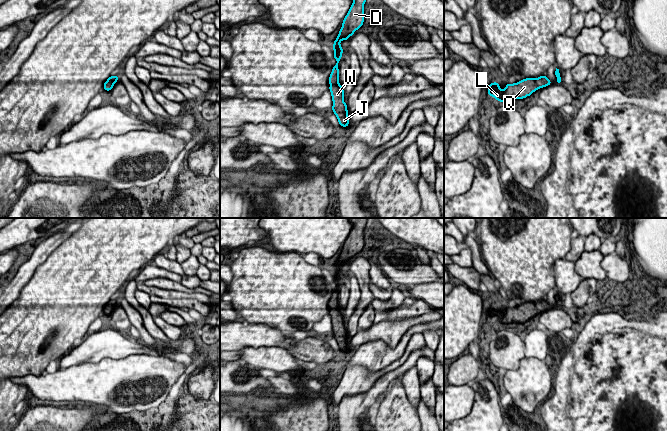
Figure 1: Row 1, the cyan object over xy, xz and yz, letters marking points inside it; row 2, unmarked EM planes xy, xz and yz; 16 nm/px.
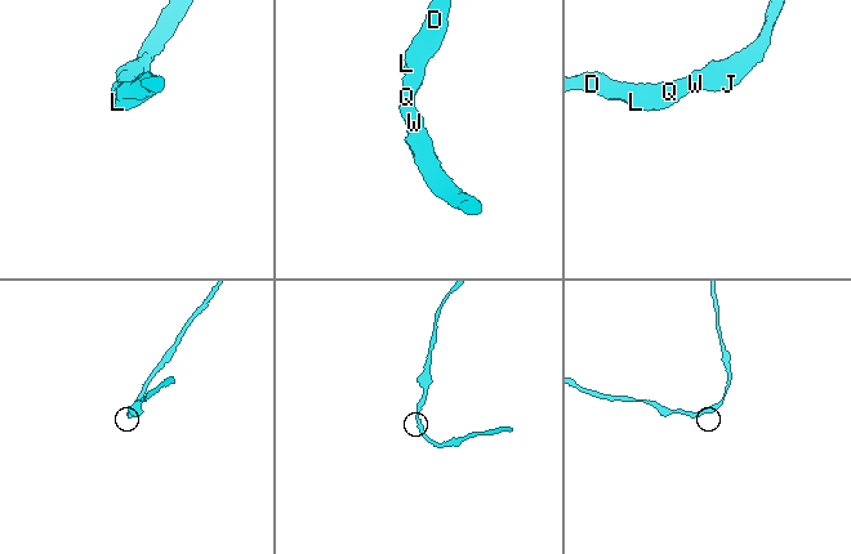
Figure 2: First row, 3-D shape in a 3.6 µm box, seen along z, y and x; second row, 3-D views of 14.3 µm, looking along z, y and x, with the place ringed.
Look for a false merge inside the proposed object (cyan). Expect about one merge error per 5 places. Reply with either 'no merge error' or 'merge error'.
no merge error

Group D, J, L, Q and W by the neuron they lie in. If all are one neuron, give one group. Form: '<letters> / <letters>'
D J L Q W

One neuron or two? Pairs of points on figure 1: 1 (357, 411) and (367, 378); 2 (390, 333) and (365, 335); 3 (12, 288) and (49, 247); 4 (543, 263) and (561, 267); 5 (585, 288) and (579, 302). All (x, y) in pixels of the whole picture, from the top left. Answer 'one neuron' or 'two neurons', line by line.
1: two neurons
2: one neuron
3: one neuron
4: two neurons
5: one neuron

